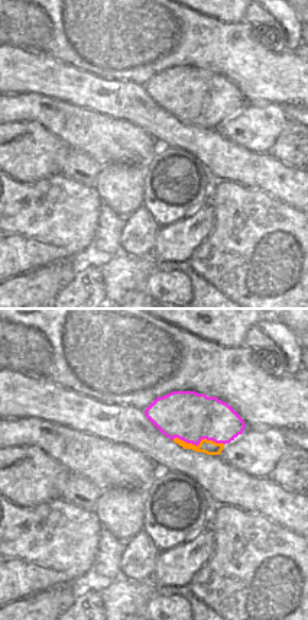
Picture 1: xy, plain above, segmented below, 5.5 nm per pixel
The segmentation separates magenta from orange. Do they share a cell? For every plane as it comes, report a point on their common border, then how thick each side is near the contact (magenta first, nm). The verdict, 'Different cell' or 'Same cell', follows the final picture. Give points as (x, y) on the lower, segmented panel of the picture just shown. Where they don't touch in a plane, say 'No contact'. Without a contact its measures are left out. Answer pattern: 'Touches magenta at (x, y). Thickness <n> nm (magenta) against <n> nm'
Touches magenta at (198, 443). Thickness 280 nm (magenta) against 80 nm

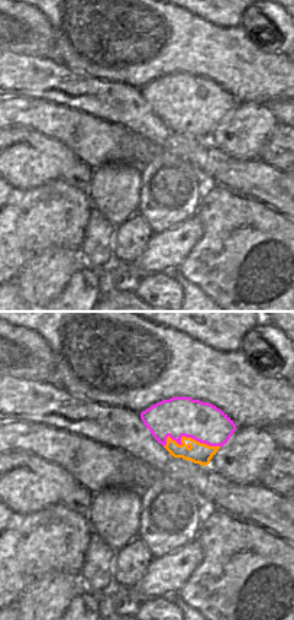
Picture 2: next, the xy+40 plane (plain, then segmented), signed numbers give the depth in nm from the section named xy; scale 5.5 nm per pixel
Touches magenta at (188, 436). Thickness 220 nm (magenta) against 120 nm

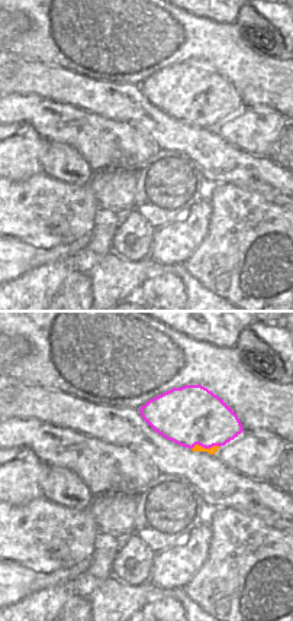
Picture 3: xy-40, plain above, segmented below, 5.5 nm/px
Touches magenta at (205, 448). Thickness 320 nm (magenta) against 50 nm

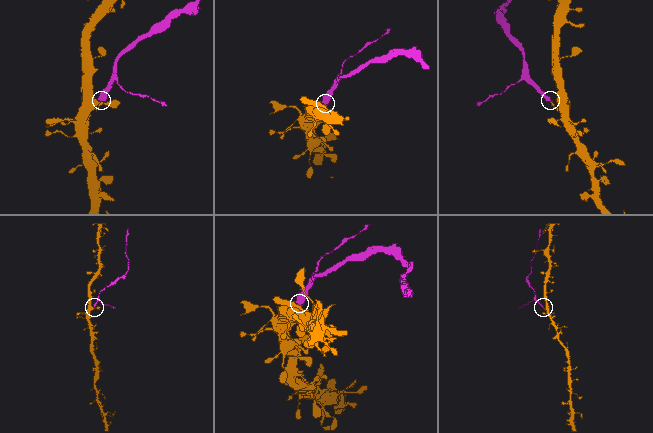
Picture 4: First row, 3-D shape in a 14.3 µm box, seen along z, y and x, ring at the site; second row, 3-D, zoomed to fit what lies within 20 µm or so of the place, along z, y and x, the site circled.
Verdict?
Different cell

